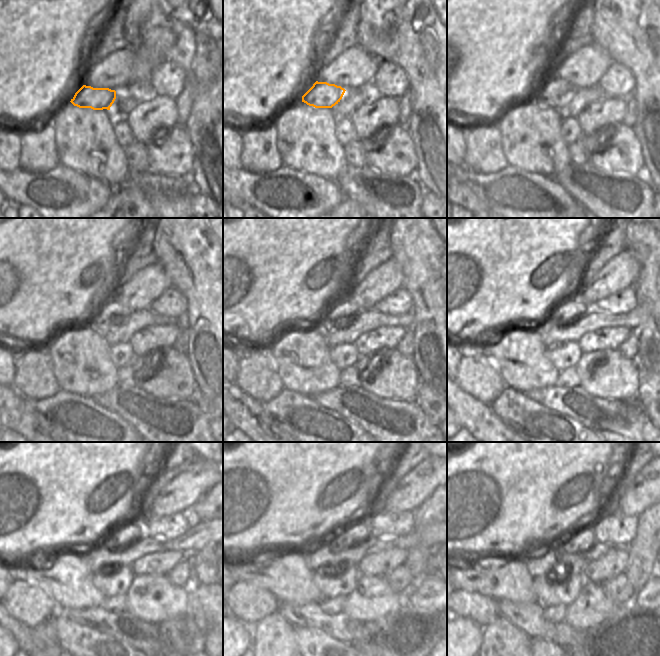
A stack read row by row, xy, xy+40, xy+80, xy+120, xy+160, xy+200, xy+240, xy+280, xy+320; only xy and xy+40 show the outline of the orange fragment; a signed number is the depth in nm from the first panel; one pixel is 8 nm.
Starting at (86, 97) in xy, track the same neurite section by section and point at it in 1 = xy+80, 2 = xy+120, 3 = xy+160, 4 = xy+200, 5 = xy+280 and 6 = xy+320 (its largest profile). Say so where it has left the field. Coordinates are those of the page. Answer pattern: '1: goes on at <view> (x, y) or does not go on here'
1: goes on at xy+80 (555, 92)
2: goes on at xy+120 (112, 312)
3: goes on at xy+160 (341, 314)
4: goes on at xy+200 (566, 313)
5: goes on at xy+280 (357, 534)
6: goes on at xy+320 (583, 539)

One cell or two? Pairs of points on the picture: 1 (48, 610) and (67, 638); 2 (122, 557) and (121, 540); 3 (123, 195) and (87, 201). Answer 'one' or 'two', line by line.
1: two
2: two
3: two

